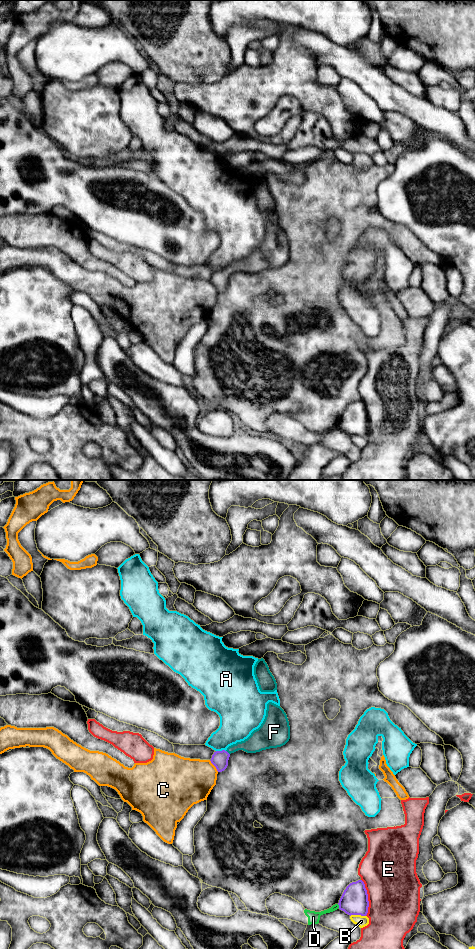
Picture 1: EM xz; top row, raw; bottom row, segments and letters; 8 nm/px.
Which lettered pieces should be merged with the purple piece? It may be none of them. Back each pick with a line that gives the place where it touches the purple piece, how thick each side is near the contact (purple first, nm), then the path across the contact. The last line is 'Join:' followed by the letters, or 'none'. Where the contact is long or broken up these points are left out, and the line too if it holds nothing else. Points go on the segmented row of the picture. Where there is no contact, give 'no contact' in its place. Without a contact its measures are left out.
F: meets purple in xz at (227, 752); 130 nm thick on the purple side, 160 nm on the other; runs through xz (219, 759), (227, 752), (237, 746), (256, 742)
Join: F

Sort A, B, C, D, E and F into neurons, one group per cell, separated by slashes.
A / B / C / D / E / F

